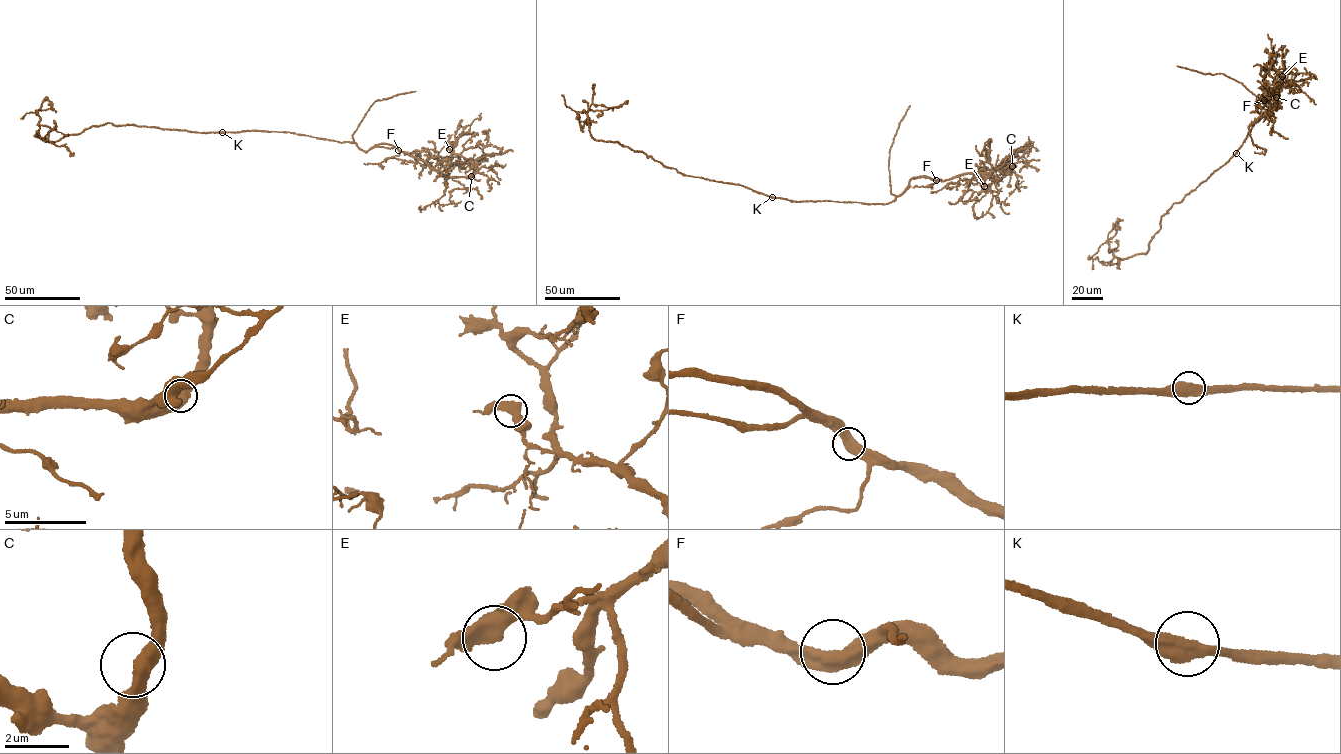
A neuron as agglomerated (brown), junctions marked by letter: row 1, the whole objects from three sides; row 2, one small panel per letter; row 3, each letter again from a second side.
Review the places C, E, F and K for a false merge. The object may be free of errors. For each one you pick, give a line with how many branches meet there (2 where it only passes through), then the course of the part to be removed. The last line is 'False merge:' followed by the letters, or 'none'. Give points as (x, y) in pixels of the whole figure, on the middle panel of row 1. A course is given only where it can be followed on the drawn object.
False merge: none

